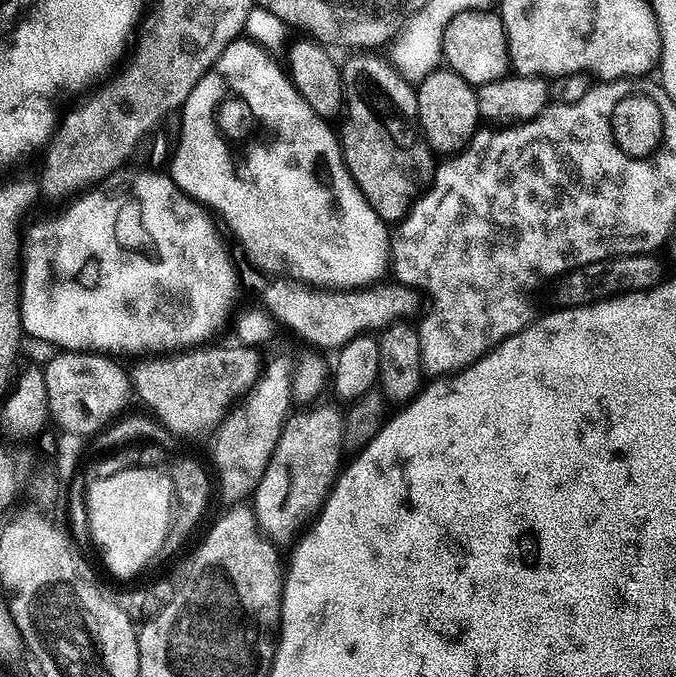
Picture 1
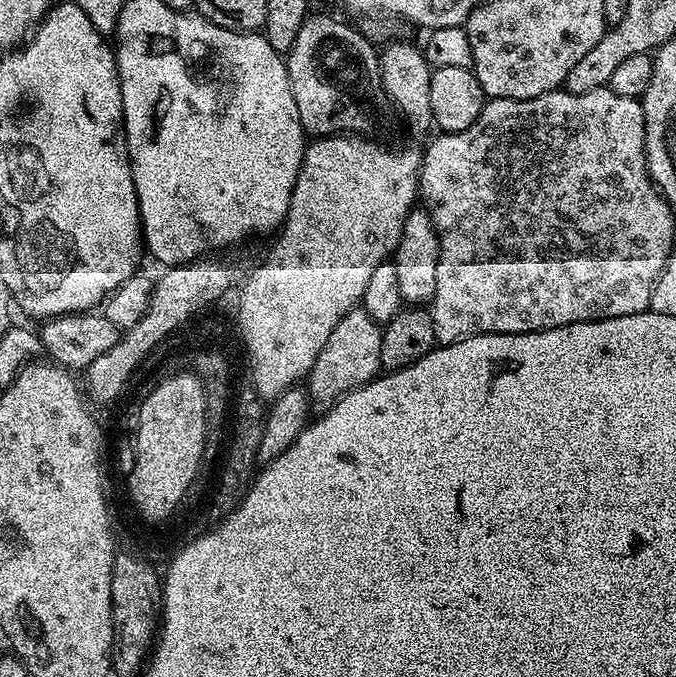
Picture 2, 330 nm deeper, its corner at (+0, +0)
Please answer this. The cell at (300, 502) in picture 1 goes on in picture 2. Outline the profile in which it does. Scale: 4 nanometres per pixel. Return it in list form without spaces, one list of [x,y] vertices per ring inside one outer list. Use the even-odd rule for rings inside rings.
[[[357,306],[349,310],[346,318],[342,318],[342,322],[338,322],[338,326],[334,326],[334,330],[330,330],[330,338],[326,338],[326,346],[322,346],[322,354],[318,354],[318,358],[314,362],[312,371],[306,377],[306,391],[309,401],[313,405],[324,404],[323,406],[331,406],[345,396],[347,392],[353,392],[354,389],[360,388],[364,384],[369,384],[381,375],[380,355],[382,354],[382,328],[376,323],[374,318],[370,318],[370,314],[366,314],[363,307]]]

